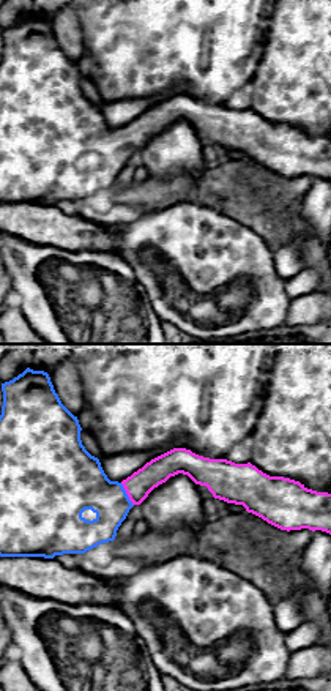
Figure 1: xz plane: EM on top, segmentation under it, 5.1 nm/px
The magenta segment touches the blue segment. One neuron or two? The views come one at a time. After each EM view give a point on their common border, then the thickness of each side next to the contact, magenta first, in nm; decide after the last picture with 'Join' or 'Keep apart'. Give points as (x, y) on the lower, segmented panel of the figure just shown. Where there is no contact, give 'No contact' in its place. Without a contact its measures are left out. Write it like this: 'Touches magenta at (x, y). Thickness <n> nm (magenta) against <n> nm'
Touches magenta at (126, 493). Thickness 140 nm (magenta) against 280 nm

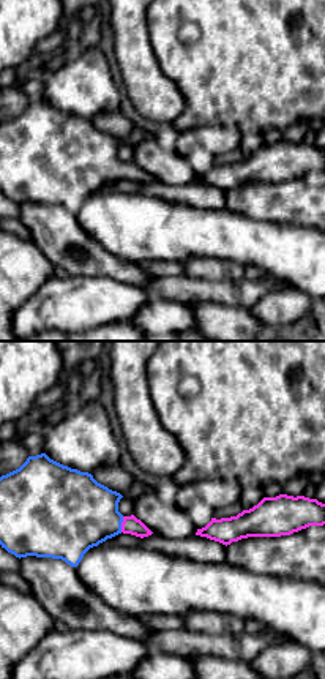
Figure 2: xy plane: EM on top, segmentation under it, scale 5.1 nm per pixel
Touches magenta at (122, 525). Thickness 90 nm (magenta) against 380 nm

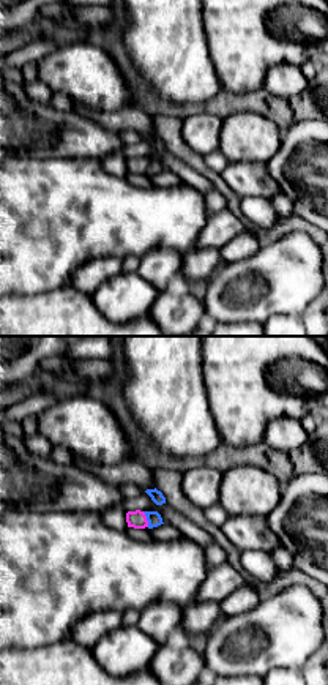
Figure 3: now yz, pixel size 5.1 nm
Touches magenta at (145, 520). Thickness 90 nm (magenta) against 70 nm

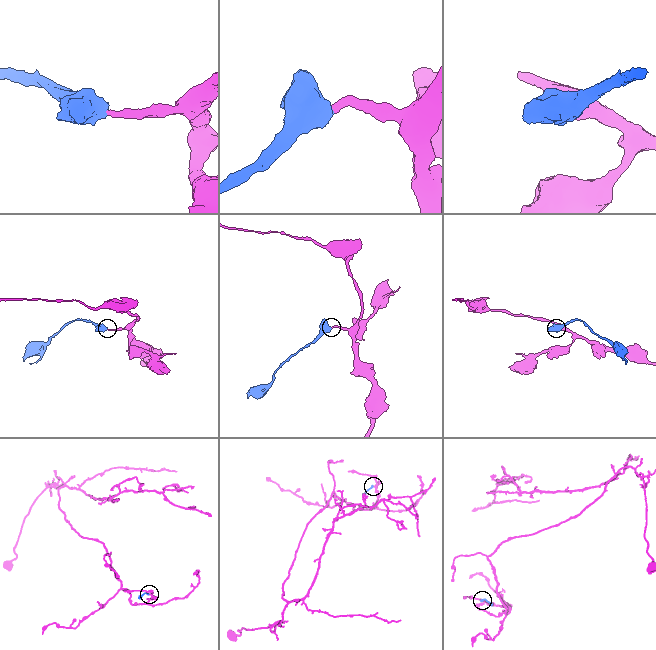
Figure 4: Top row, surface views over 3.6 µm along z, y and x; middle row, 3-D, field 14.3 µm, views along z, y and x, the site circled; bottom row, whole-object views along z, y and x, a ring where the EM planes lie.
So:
Join

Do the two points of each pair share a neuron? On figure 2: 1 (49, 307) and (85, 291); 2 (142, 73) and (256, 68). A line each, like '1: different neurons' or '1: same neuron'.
1: same neuron
2: different neurons

